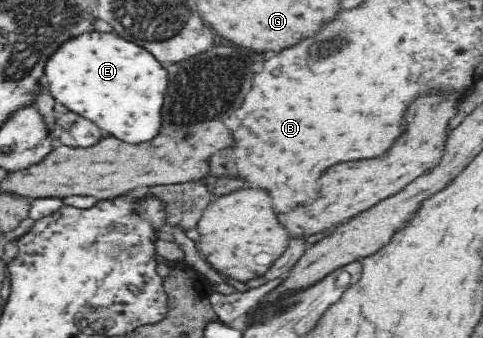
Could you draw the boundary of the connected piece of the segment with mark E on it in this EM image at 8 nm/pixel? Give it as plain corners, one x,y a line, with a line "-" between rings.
92,32
79,38
65,41
47,61
44,69
45,79
49,82
49,91
59,109
72,111
95,123
101,131
111,137
131,145
153,141
163,129
163,99
167,91
167,71
164,65
145,48
125,41
117,35
104,32

